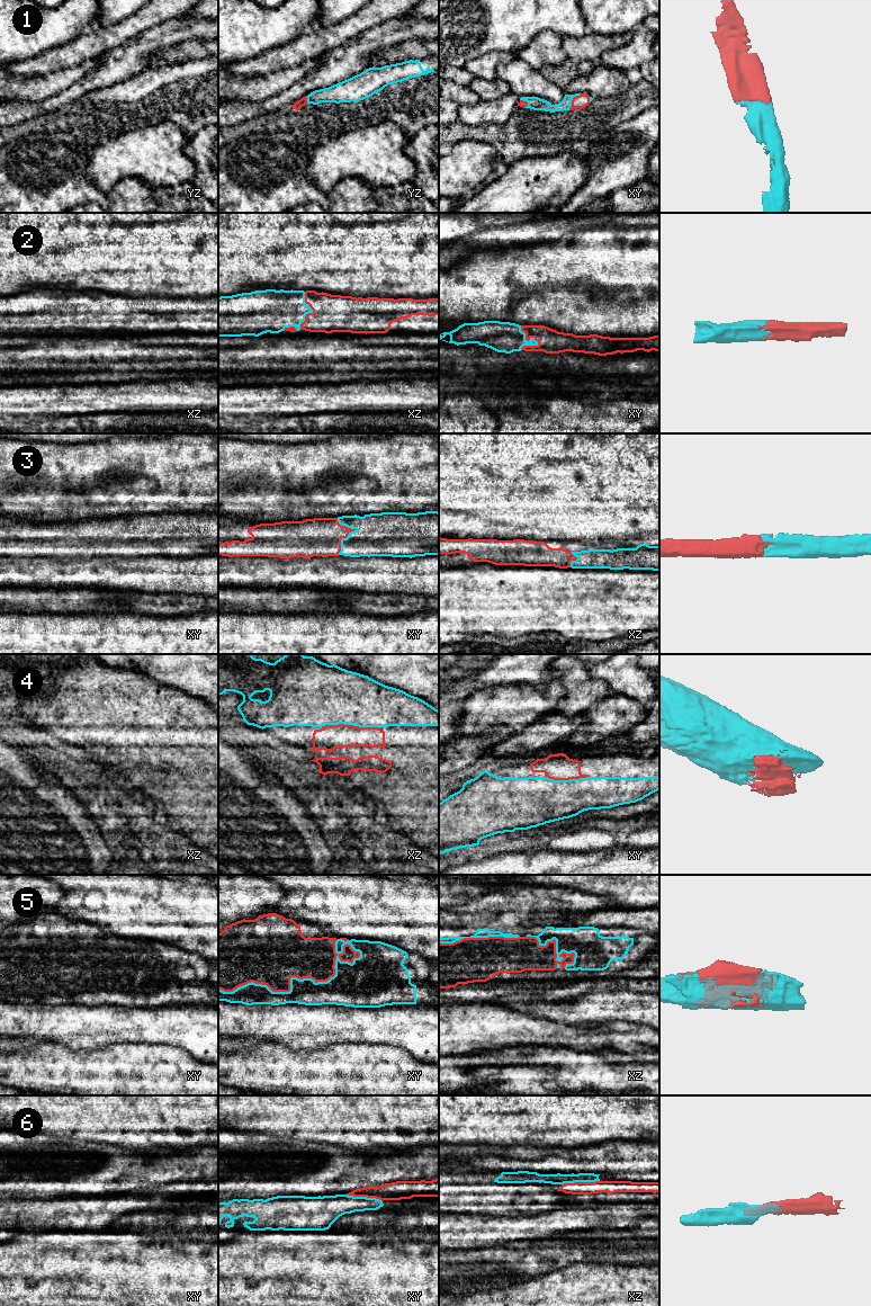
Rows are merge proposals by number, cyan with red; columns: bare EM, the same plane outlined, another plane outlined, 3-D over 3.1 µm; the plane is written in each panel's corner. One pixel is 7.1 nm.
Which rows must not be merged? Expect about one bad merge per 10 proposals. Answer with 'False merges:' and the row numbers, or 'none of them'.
False merges: none of them

